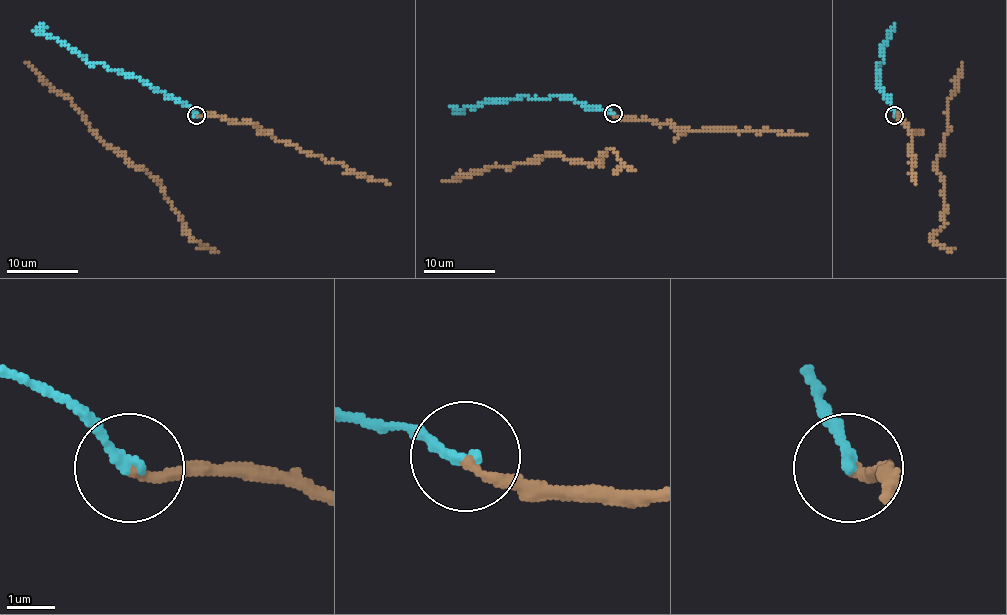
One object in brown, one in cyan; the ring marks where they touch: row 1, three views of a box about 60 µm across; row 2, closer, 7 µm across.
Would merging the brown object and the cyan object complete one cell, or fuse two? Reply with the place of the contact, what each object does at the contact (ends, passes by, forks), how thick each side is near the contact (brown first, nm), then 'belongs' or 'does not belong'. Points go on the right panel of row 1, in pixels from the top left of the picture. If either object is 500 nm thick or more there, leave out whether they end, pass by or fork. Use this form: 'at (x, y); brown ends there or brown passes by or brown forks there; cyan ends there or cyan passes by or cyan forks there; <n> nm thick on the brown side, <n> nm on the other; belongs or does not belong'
at (894, 115); brown ends there; cyan ends there; 200 nm thick on the brown side, 240 nm on the other; belongs

